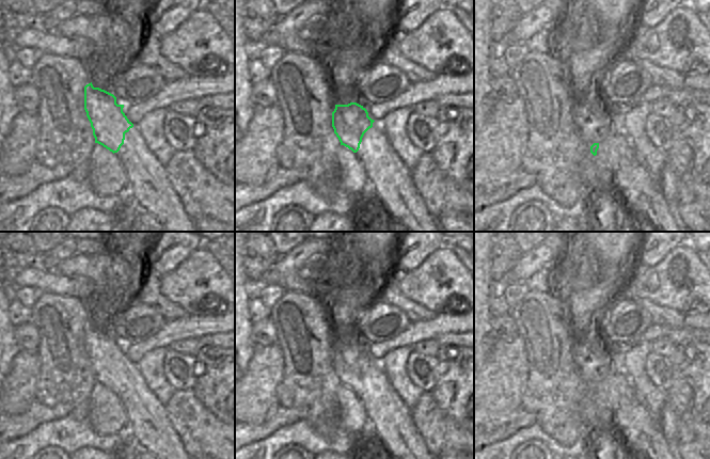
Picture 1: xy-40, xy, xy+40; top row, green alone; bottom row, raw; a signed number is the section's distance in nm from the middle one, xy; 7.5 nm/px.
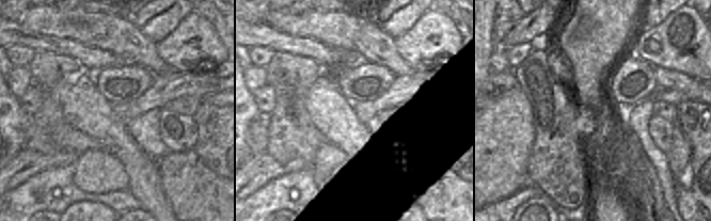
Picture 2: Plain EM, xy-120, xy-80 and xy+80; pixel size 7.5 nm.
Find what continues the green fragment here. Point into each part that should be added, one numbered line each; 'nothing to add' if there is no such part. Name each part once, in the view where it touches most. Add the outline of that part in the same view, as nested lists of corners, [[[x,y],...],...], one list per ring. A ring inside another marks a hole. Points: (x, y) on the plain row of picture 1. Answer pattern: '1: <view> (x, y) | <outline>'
1: xy (391, 424) | [[[374,361],[354,392],[368,417],[369,430],[391,459],[436,459],[413,424],[411,410]]]

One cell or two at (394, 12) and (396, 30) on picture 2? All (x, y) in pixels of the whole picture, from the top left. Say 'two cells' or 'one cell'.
one cell

